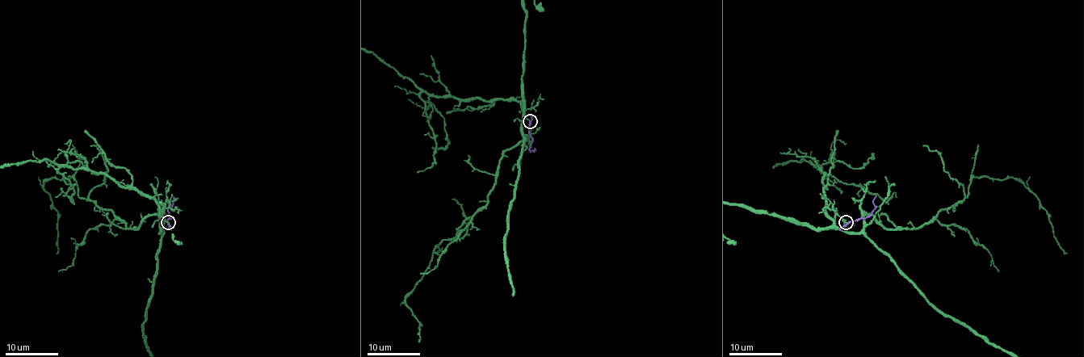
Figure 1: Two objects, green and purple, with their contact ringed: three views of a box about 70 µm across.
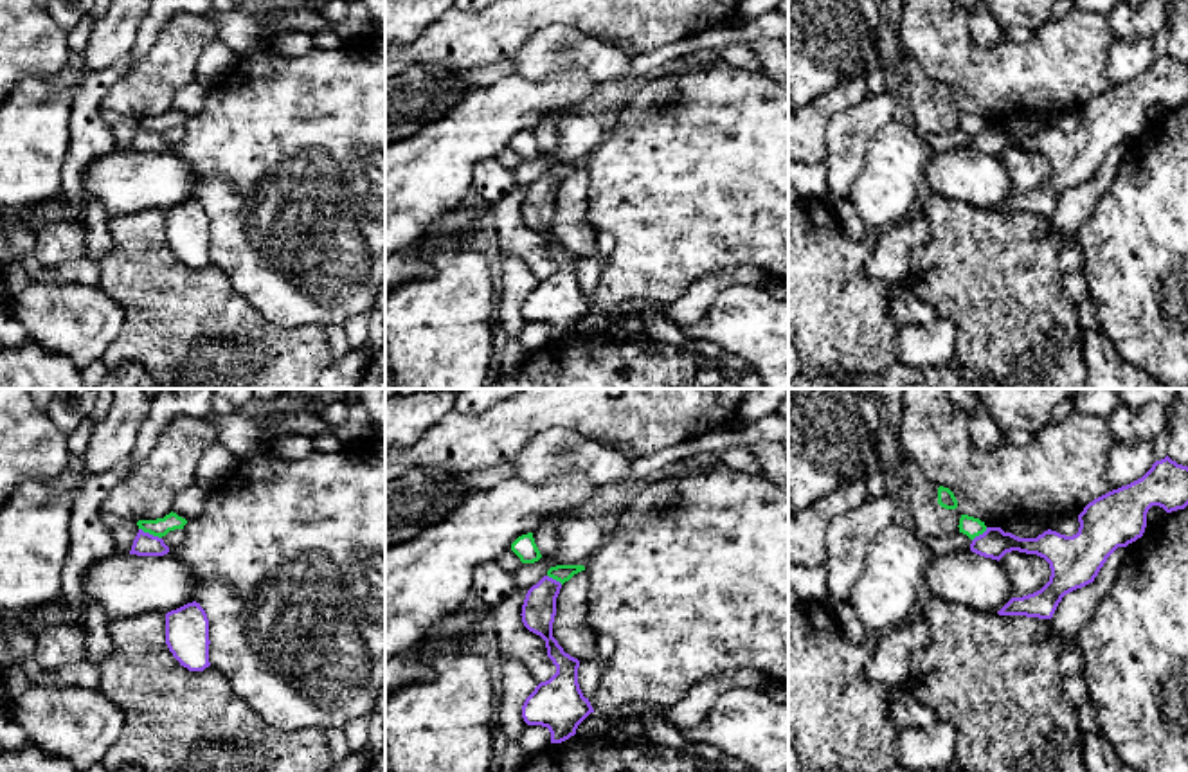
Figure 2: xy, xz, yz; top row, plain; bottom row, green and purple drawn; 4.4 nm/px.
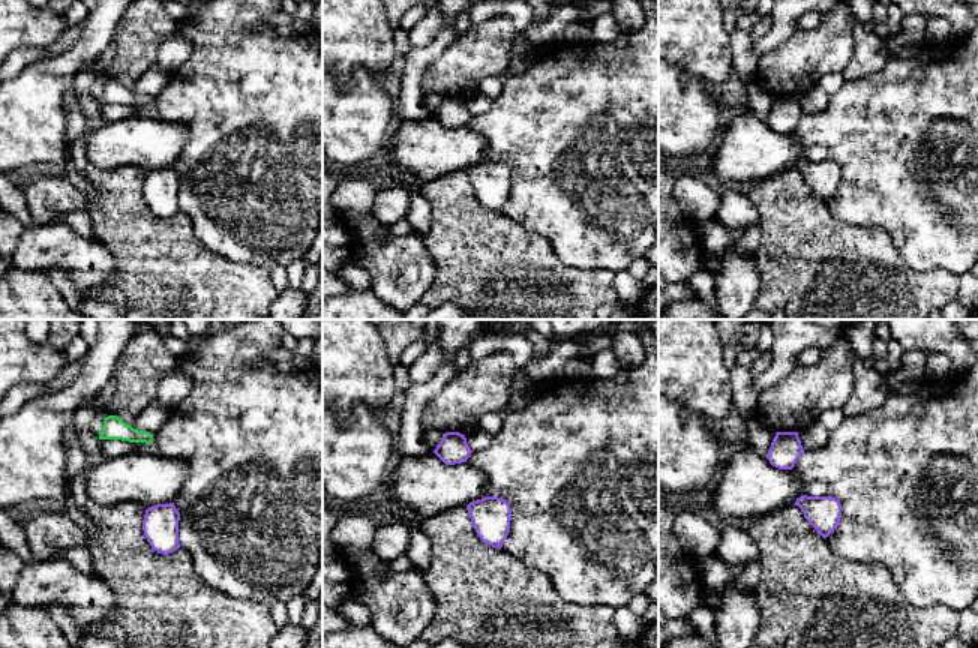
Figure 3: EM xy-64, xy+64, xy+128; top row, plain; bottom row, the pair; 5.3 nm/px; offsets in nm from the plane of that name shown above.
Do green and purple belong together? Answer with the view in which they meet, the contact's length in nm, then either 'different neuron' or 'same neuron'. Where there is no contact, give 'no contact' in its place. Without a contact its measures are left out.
contact in xy; length 120 nm; different neuron

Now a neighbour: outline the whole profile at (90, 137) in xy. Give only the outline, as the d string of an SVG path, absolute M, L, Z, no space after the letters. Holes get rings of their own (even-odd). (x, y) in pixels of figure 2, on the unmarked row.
M133 54L121 58L115 65L88 76L70 106L68 131L70 148L61 173L65 193L86 203L85 178L88 167L101 157L117 149L112 128L101 115L101 101L106 92L124 77L135 63Z

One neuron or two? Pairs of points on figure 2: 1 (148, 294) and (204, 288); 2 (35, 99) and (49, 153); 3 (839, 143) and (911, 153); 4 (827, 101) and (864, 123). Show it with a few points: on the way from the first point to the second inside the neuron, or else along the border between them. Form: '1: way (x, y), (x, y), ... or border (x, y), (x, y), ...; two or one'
1: way (162, 294), (189, 294); one
2: way (35, 112), (36, 141); one
3: border (895, 117), (868, 143), (863, 171), (848, 186); two
4: border (866, 96), (832, 116), (825, 148); two

